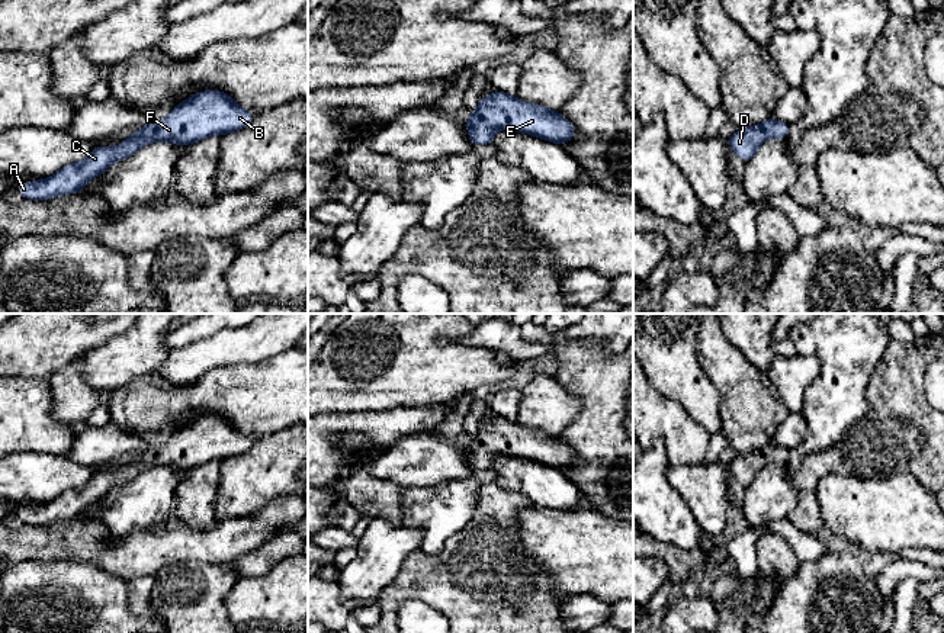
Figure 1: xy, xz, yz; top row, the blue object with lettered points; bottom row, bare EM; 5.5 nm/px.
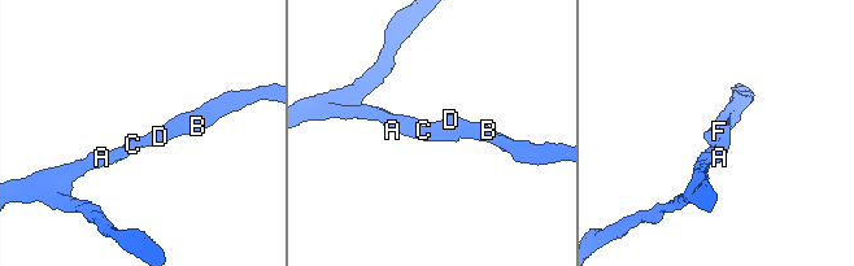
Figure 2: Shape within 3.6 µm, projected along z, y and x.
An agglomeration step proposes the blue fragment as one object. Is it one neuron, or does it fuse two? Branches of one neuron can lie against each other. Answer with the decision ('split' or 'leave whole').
leave whole

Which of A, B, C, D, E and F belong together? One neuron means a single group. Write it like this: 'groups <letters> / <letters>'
groups A B C D E F

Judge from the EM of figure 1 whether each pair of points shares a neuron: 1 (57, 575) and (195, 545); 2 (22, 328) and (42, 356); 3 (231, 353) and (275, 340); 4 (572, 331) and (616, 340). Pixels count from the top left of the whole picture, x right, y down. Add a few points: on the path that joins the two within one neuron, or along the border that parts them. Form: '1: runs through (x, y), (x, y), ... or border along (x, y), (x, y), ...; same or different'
1: border along (63, 562), (90, 562), (127, 581); different
2: runs through (29, 336), (38, 349); same
3: runs through (241, 346), (265, 340); same
4: runs through (583, 331), (606, 331); same

